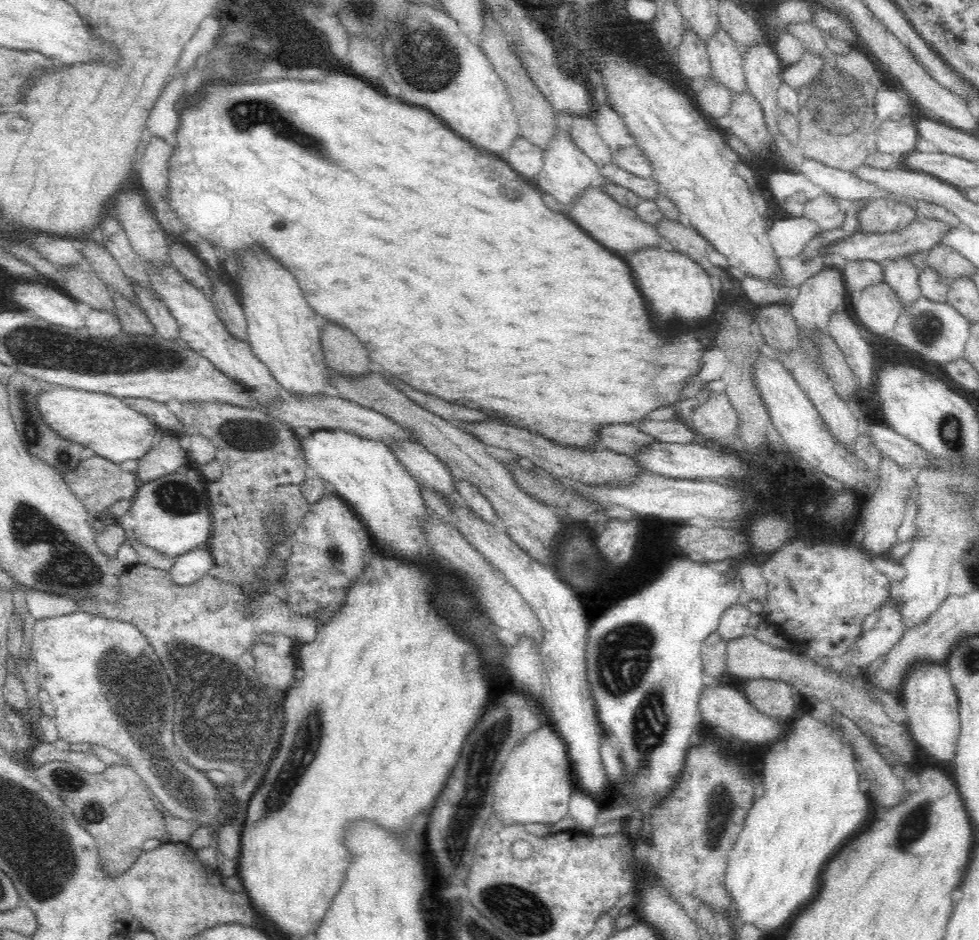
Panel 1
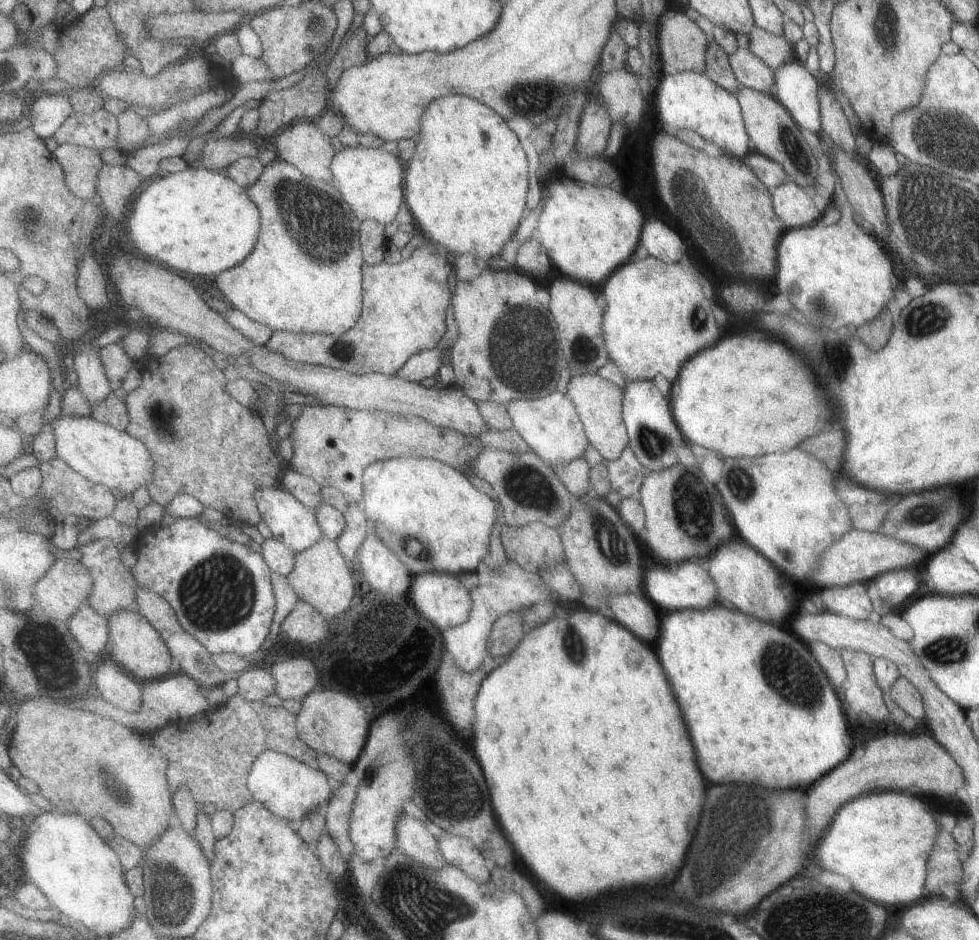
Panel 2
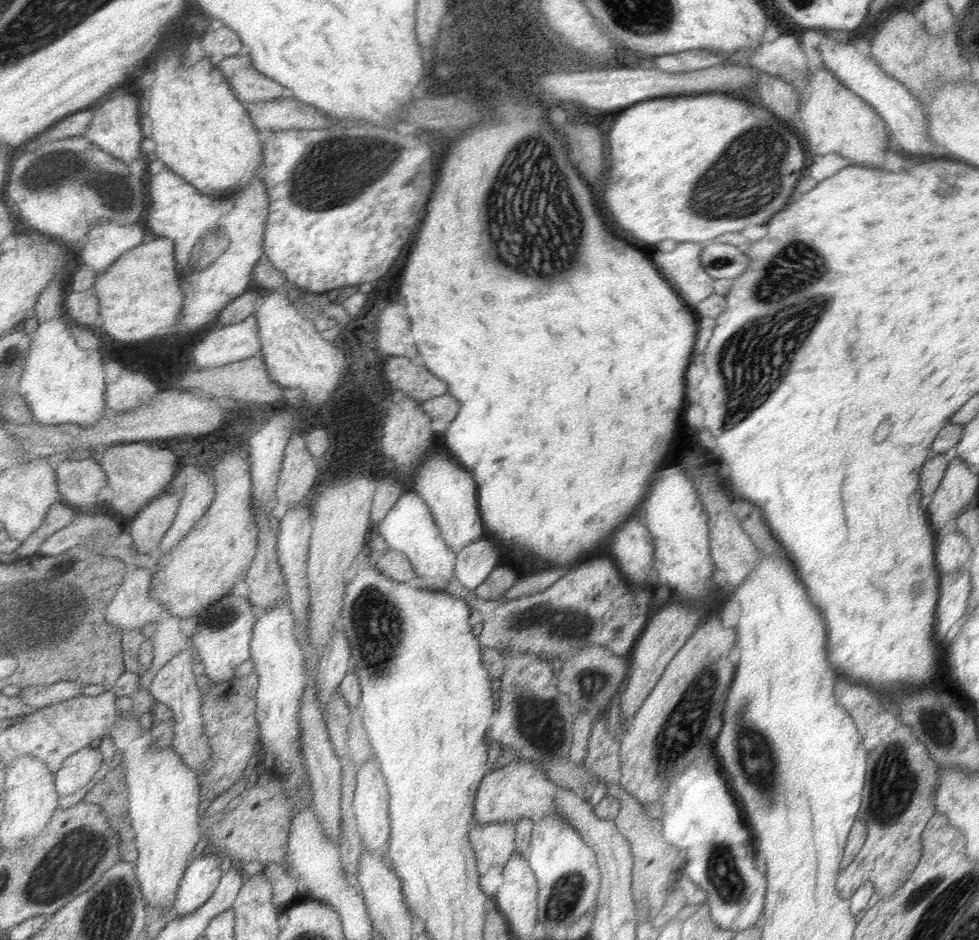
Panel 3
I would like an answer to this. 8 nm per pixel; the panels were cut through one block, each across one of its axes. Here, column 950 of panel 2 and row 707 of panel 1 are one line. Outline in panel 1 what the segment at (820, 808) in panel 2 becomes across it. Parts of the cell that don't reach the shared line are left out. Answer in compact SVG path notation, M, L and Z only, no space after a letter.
M746 680L742 690L756 710L780 722L790 722L790 716L798 704L798 698L792 694L792 686L788 686L784 680Z

